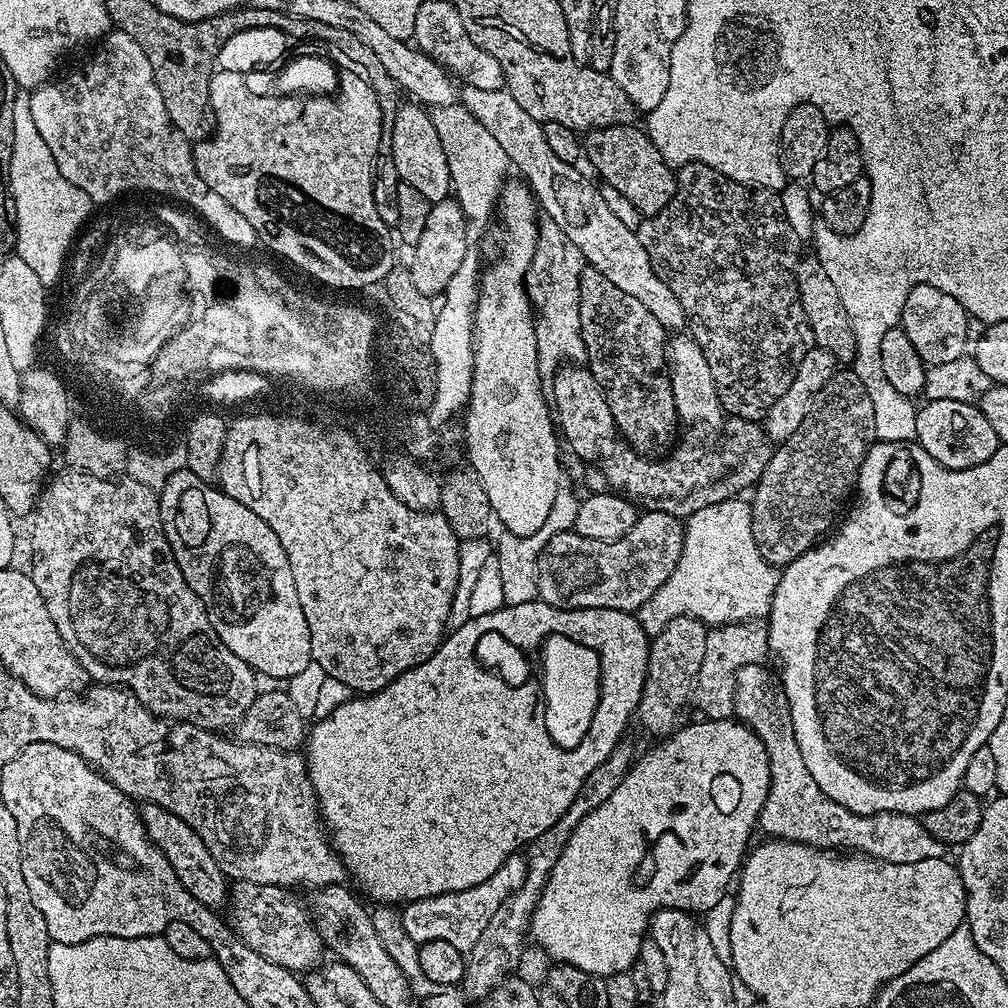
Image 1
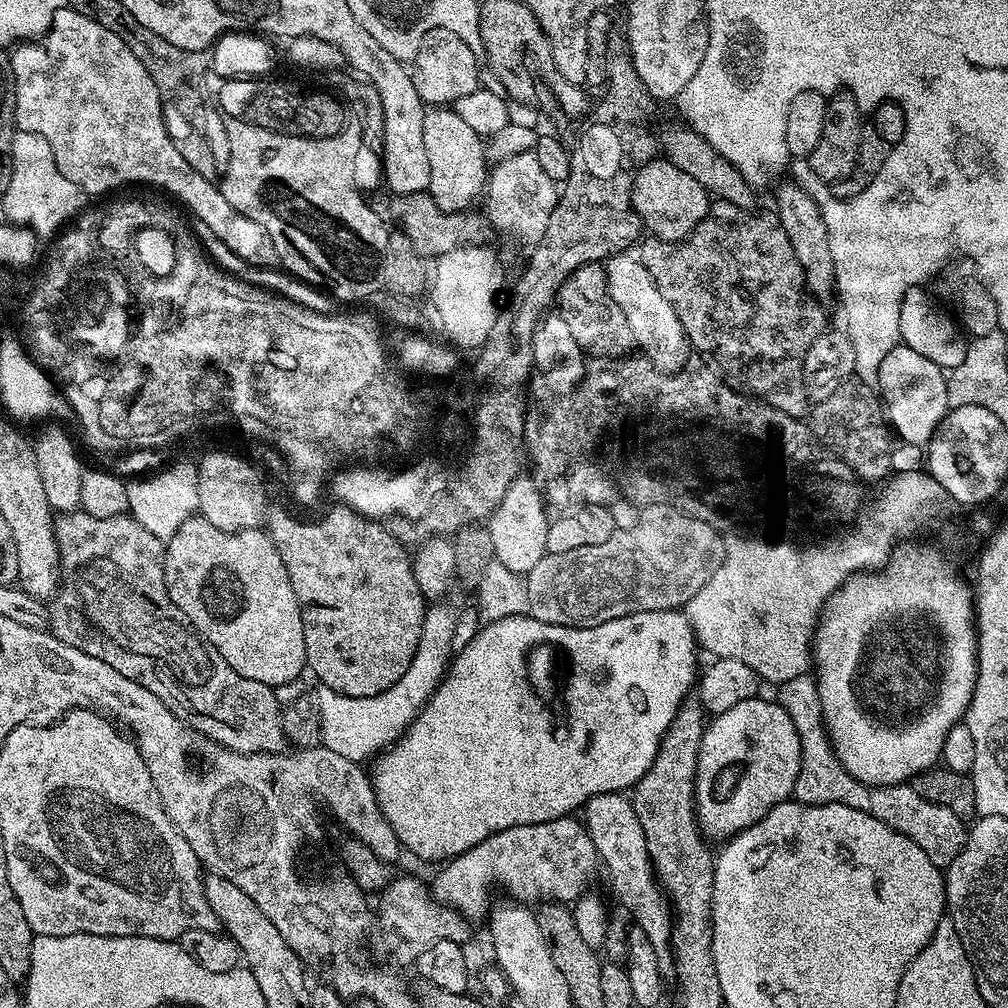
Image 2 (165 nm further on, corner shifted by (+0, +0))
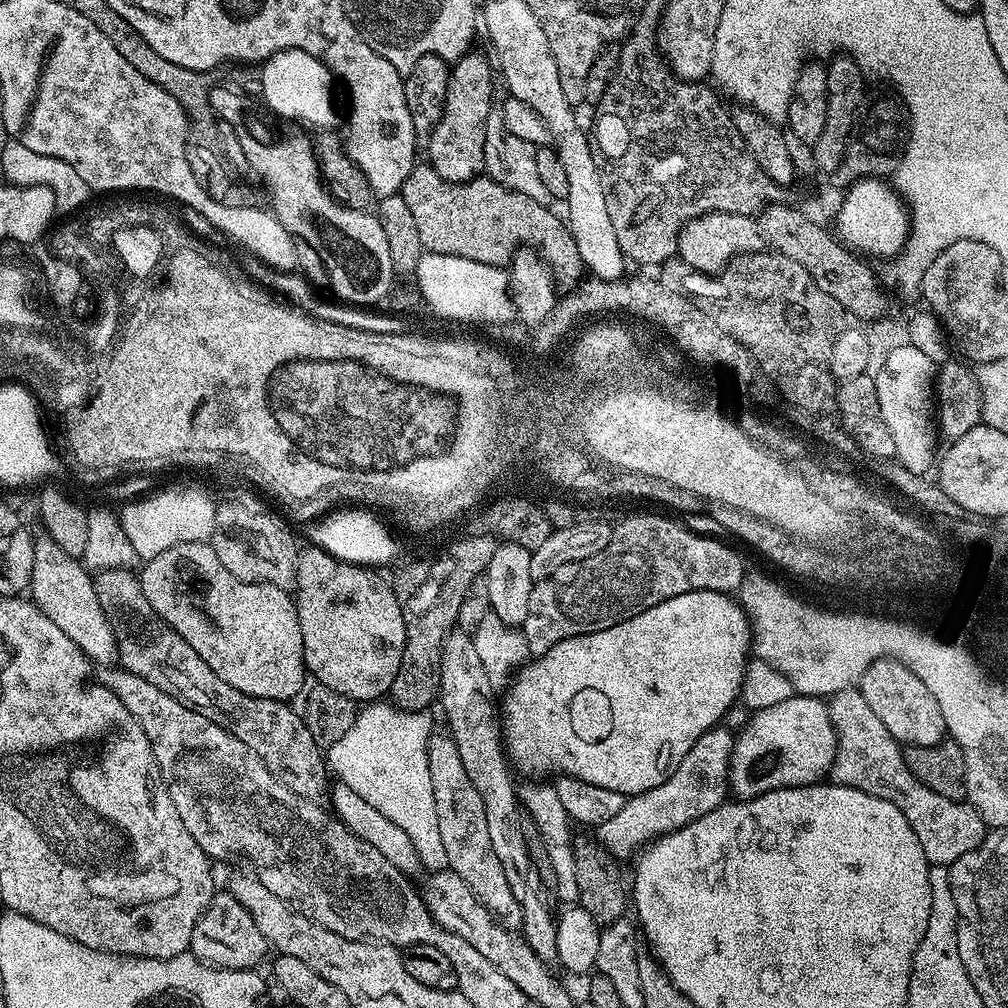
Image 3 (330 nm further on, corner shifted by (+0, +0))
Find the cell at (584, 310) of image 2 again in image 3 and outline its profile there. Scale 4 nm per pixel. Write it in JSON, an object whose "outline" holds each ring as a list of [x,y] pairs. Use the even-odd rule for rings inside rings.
{"outline":[[[420,162],[410,170],[398,194],[406,202],[415,224],[418,225],[418,238],[422,238],[425,252],[470,258],[474,262],[501,266],[500,264],[507,265],[511,261],[517,249],[527,246],[542,253],[544,261],[552,269],[553,281],[561,289],[571,290],[582,279],[582,273],[585,271],[584,263],[580,261],[578,246],[568,230],[567,223],[561,217],[559,220],[551,212],[548,204],[534,202],[534,198],[526,198],[526,194],[518,194],[518,190],[510,190],[494,182],[487,174],[478,175],[464,184],[455,184],[446,182],[446,178],[439,176],[431,164]]]}

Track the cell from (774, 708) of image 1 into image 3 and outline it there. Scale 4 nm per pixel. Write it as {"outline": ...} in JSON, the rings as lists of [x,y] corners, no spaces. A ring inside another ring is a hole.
{"outline":[[[859,687],[833,693],[827,706],[830,722],[836,731],[831,783],[857,788],[866,794],[874,794],[874,798],[894,802],[894,806],[902,810],[906,822],[910,822],[914,834],[918,834],[918,842],[922,842],[929,865],[951,866],[955,860],[962,858],[962,854],[970,854],[970,850],[983,842],[986,831],[984,819],[971,804],[964,800],[942,798],[942,794],[934,794],[934,790],[922,786],[922,782],[910,774],[901,743],[891,736],[881,719],[870,710]]]}

